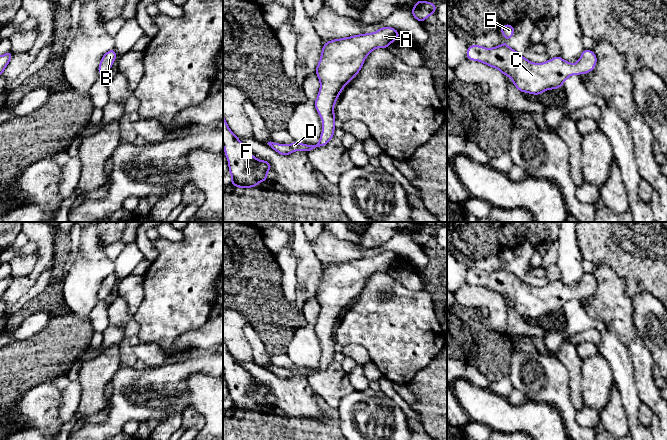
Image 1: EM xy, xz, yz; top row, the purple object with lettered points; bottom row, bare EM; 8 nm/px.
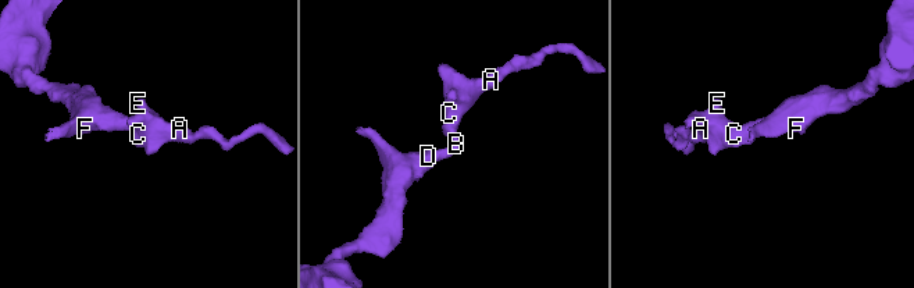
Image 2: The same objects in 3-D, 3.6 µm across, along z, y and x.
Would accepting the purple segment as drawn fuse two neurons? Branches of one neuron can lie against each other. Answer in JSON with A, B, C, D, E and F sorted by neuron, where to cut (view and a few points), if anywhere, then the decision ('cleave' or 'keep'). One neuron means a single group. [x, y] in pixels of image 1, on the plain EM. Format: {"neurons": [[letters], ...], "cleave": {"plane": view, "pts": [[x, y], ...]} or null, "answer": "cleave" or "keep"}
{"neurons": [["A", "B", "C", "D", "E", "F"]], "cleave": null, "answer": "keep"}

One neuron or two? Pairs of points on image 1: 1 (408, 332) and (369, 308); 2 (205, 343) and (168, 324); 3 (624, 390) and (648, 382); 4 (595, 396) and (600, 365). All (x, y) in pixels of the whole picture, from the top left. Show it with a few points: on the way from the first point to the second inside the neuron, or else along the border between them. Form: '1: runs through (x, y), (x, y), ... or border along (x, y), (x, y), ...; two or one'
1: runs through (398, 328), (379, 313); one
2: border along (206, 322), (196, 329), (184, 332), (166, 347); two
3: border along (632, 363), (634, 384), (641, 402); two
4: runs through (596, 388), (597, 373); one

